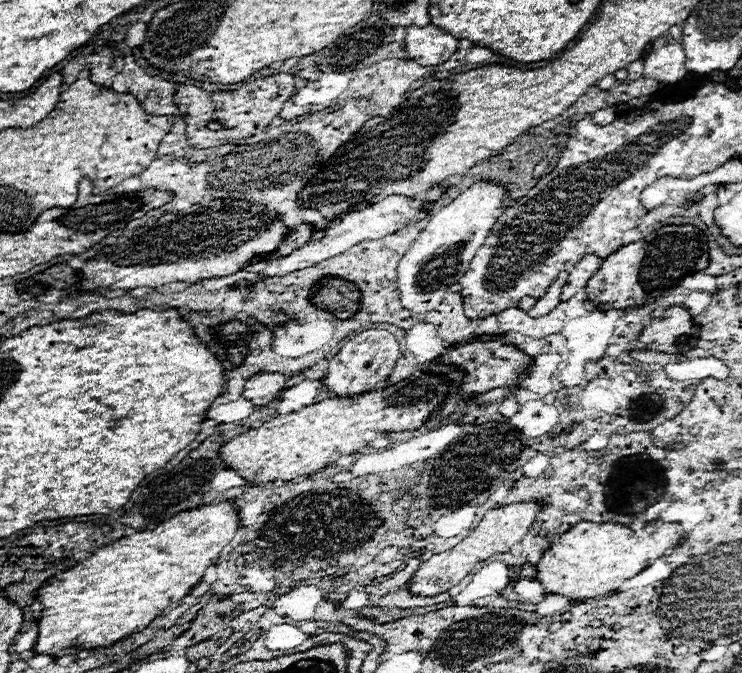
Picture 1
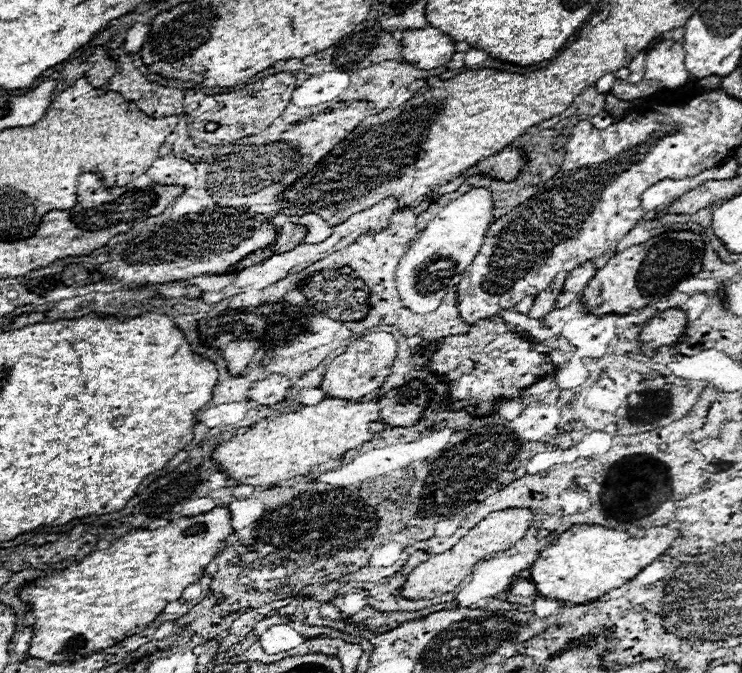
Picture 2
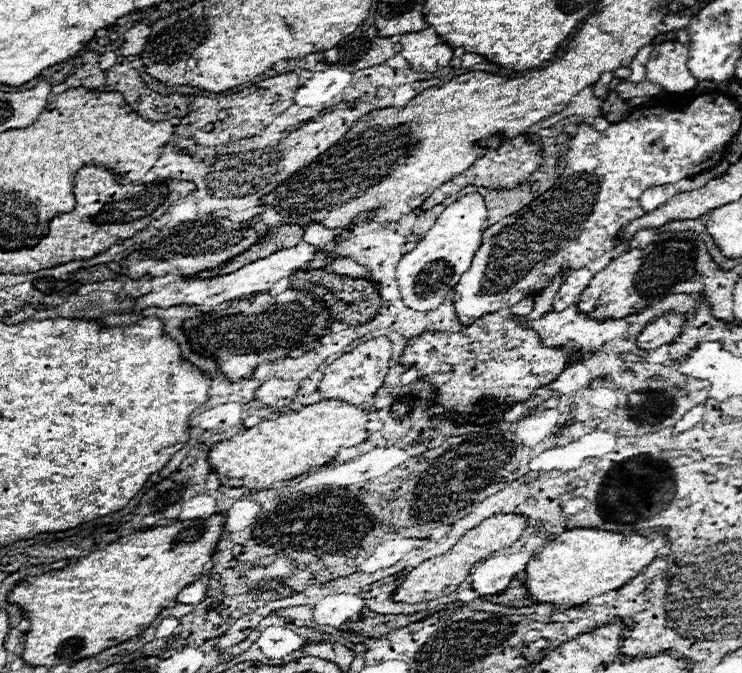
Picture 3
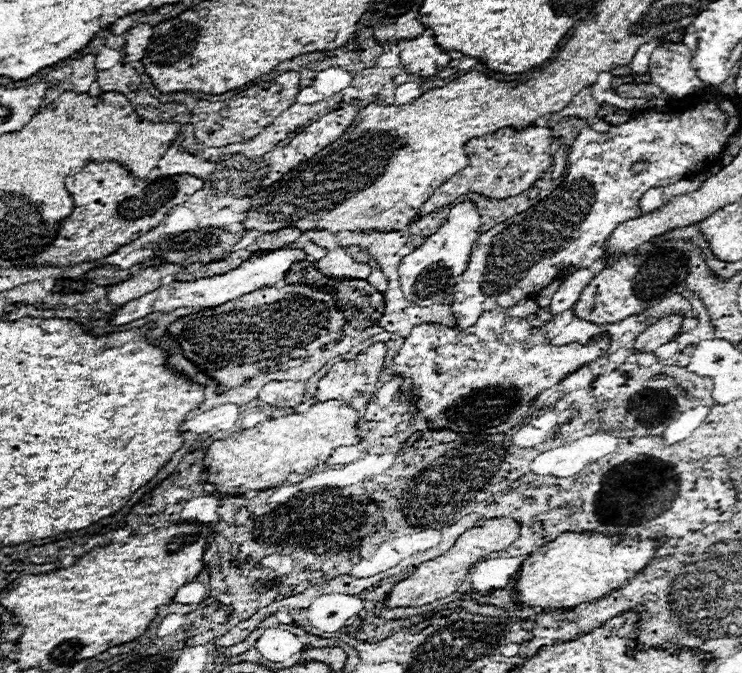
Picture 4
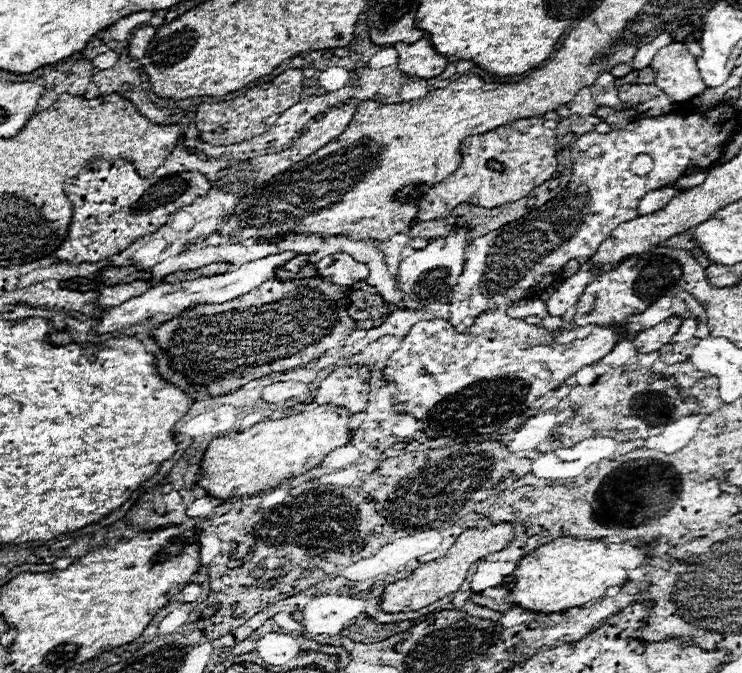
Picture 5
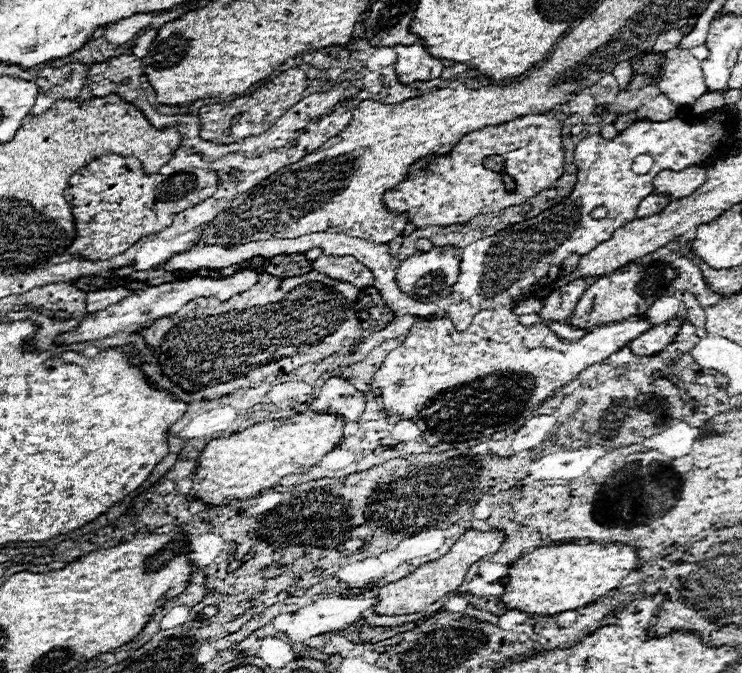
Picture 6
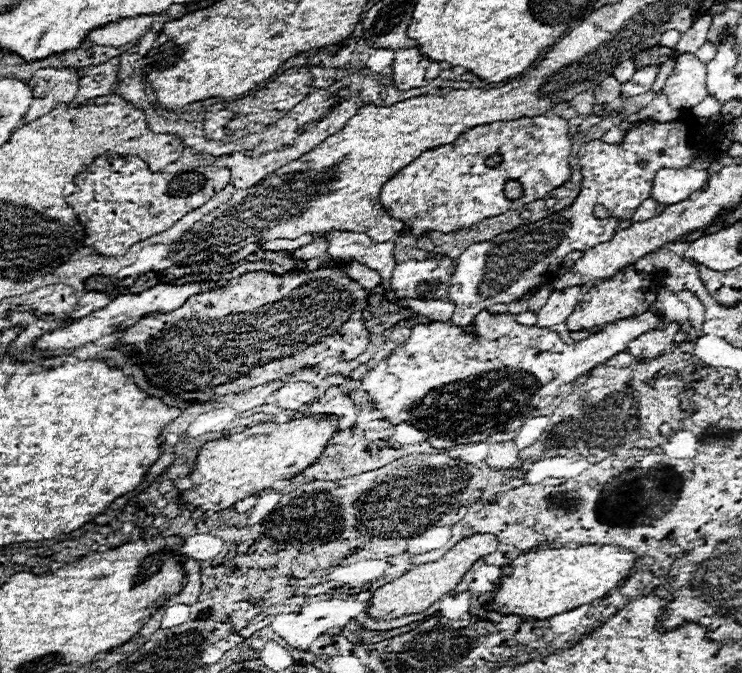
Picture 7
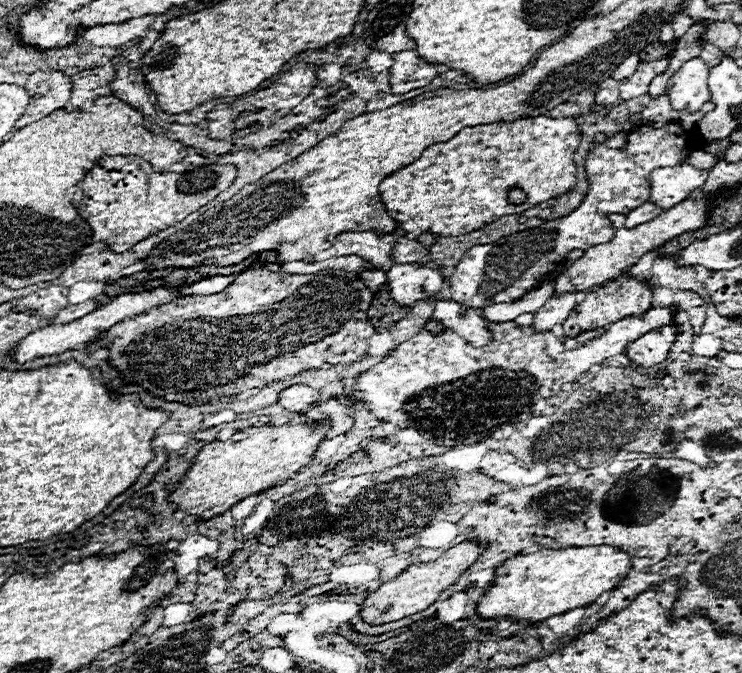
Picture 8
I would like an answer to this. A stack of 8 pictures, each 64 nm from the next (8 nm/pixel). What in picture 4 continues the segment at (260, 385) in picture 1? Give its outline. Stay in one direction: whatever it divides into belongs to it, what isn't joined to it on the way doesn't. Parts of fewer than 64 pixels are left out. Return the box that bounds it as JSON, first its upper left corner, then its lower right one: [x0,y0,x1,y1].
[258,380,306,408]

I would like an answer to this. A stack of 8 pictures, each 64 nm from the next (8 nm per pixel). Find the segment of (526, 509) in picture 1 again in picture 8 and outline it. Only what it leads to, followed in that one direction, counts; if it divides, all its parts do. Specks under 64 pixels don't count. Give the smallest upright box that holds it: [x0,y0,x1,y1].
[360,542,482,626]

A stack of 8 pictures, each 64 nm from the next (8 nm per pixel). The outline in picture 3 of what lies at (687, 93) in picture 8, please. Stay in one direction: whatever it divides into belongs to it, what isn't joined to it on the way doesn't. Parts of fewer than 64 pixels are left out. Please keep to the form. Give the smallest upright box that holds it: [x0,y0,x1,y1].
[646,42,698,94]

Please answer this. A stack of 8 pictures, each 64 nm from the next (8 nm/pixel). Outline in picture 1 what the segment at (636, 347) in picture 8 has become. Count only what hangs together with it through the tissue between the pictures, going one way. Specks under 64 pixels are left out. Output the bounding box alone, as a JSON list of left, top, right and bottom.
[640,306,698,354]

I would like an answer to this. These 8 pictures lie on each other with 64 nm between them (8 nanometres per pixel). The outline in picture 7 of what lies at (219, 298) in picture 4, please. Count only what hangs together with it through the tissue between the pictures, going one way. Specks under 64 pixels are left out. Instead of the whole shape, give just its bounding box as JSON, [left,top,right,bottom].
[34,282,210,352]

